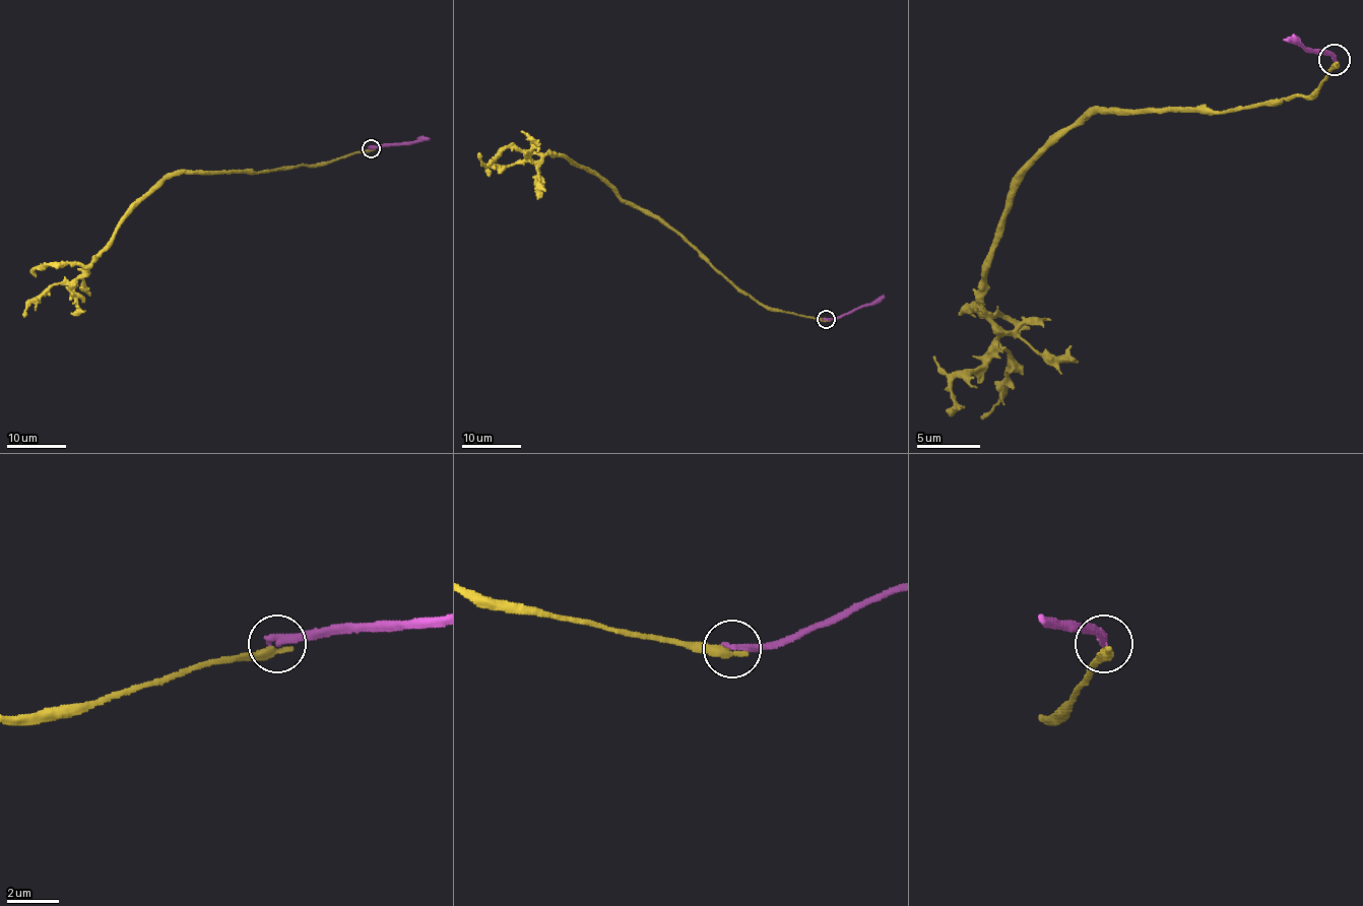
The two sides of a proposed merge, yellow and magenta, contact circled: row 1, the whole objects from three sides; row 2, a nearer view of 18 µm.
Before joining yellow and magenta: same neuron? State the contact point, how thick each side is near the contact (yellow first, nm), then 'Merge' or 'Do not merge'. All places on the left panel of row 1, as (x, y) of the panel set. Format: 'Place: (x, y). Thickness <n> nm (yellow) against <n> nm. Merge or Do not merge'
Place: (371, 148). Thickness 400 nm (yellow) against 320 nm. Do not merge

